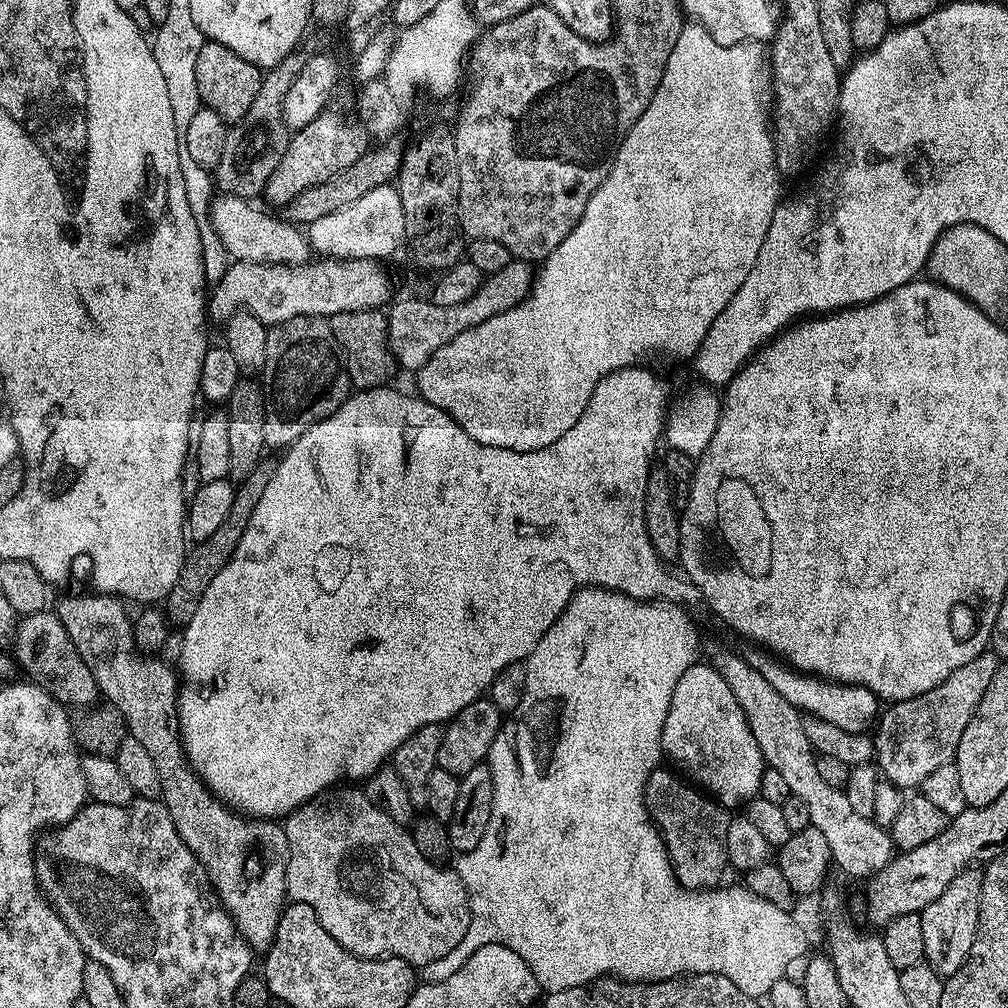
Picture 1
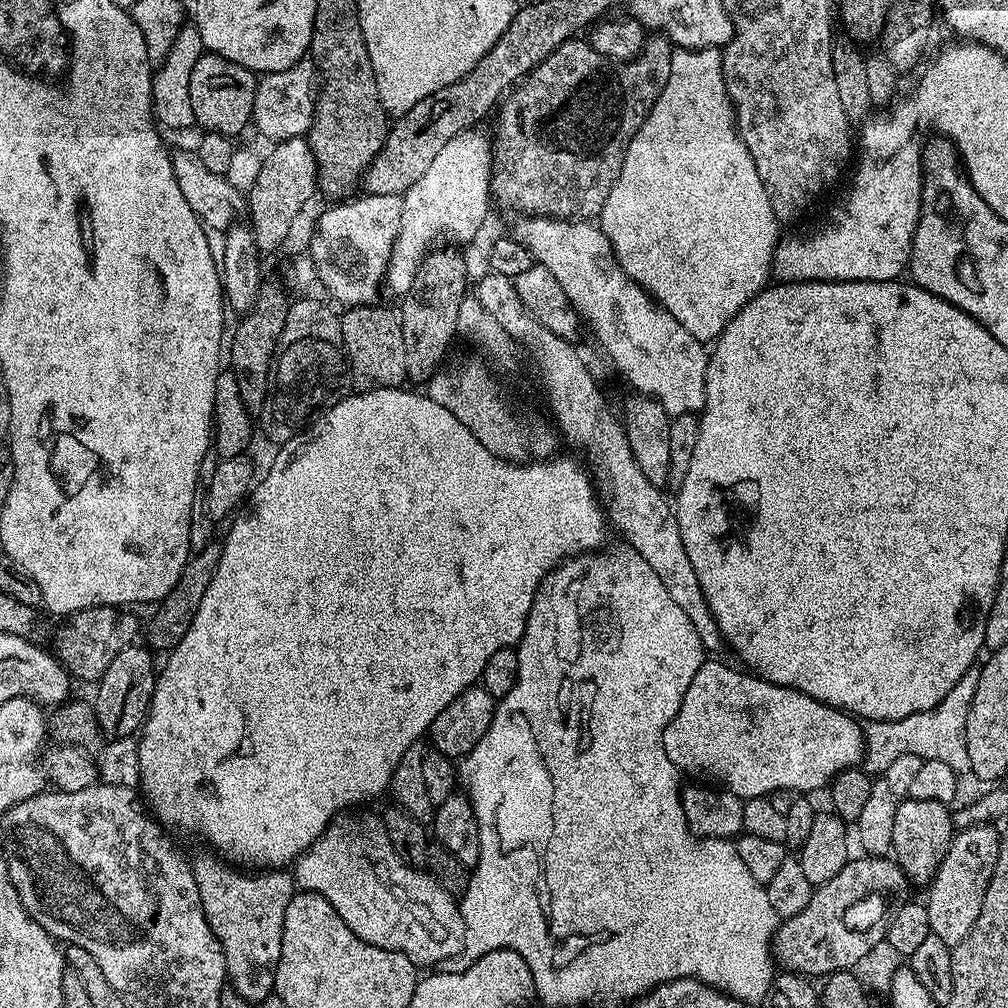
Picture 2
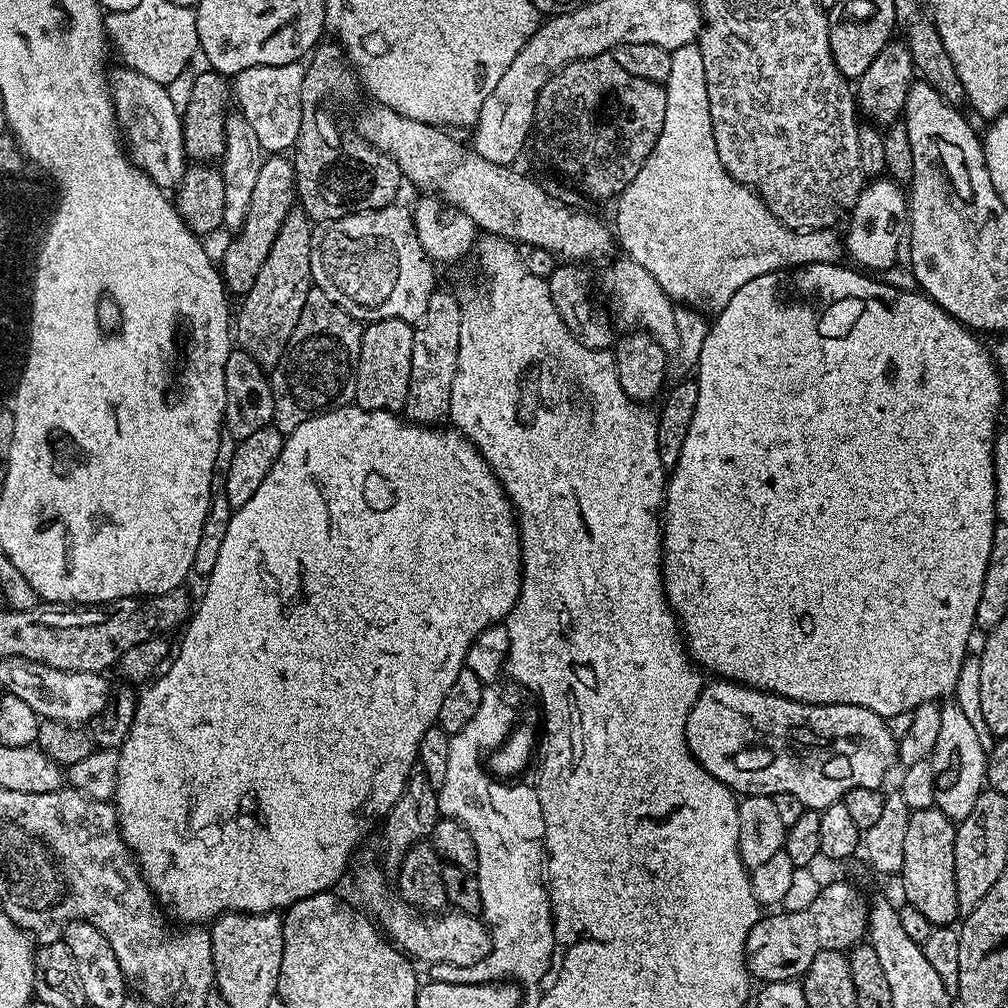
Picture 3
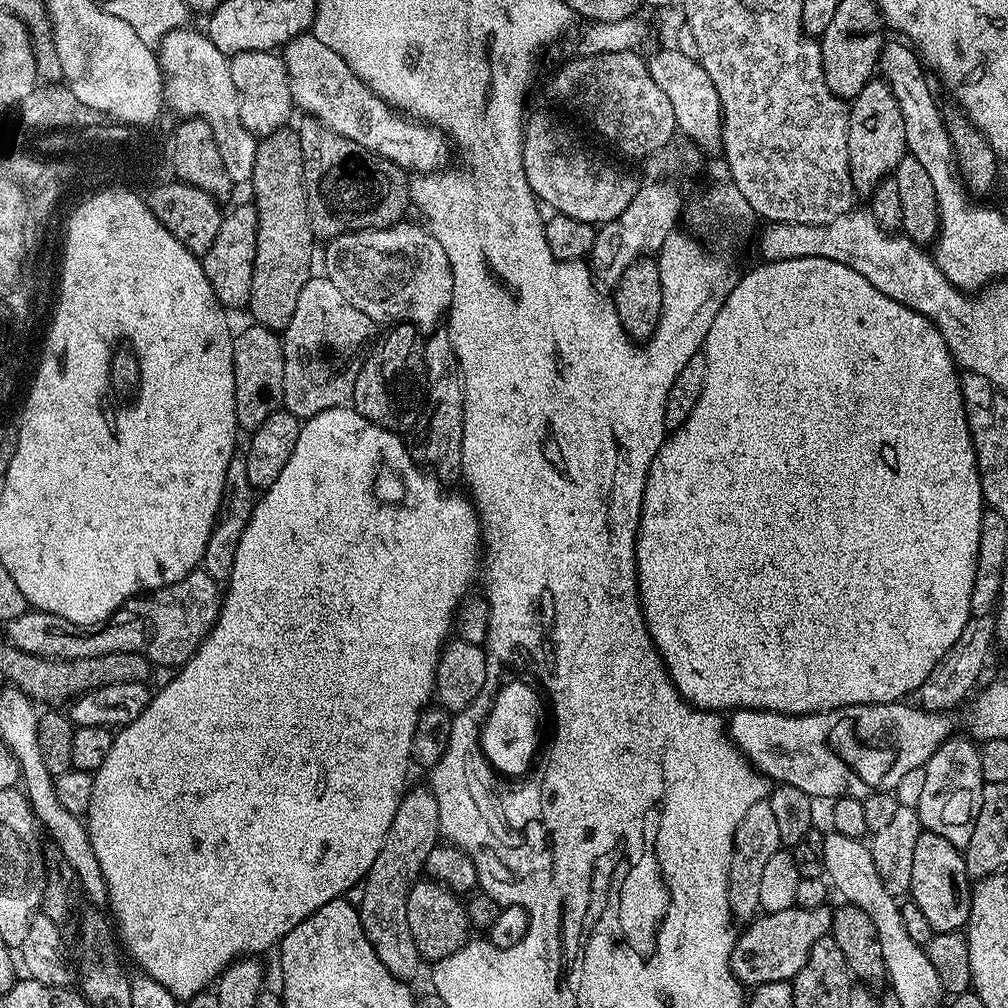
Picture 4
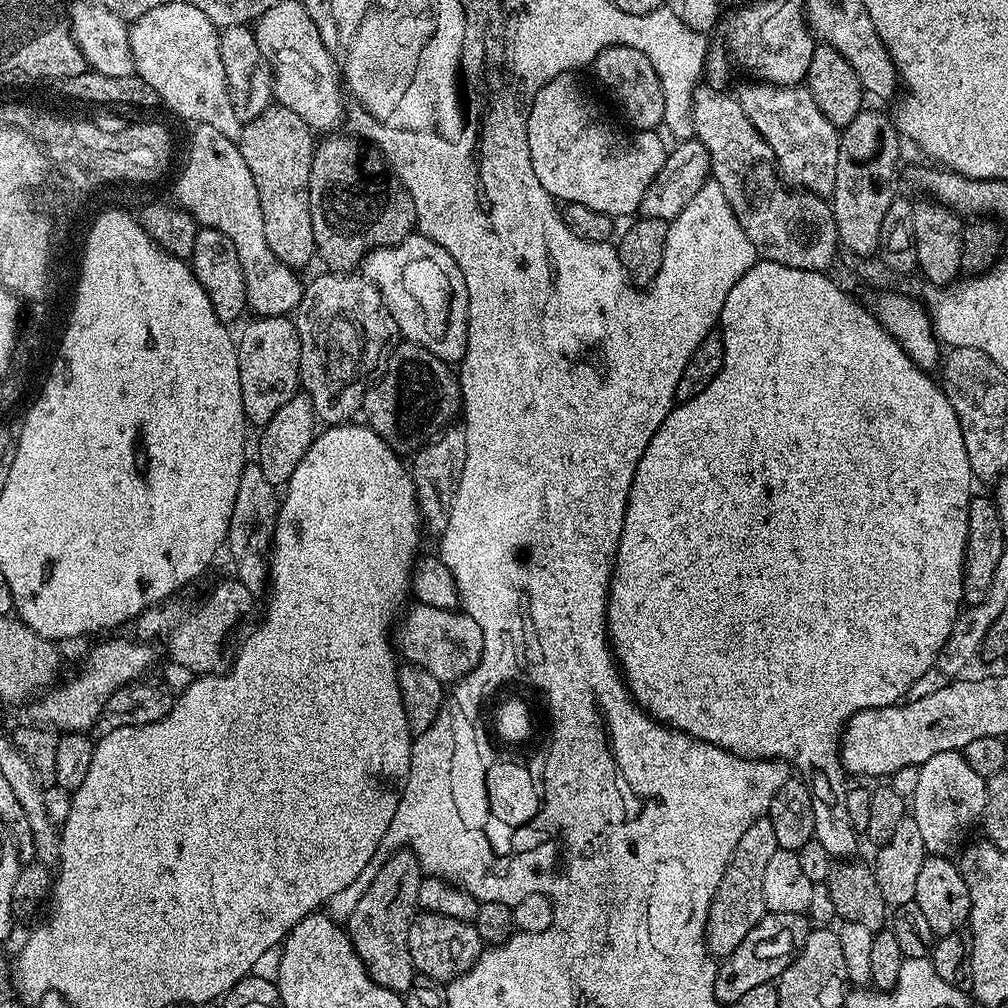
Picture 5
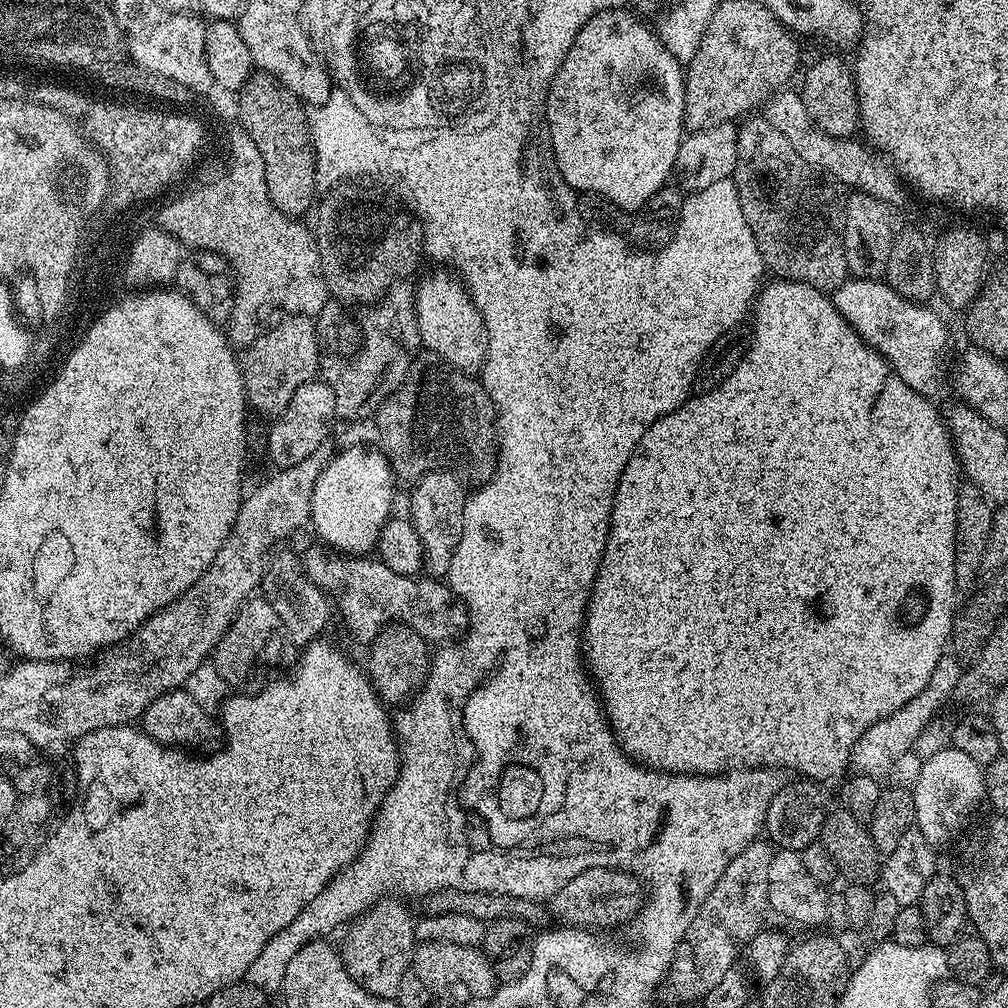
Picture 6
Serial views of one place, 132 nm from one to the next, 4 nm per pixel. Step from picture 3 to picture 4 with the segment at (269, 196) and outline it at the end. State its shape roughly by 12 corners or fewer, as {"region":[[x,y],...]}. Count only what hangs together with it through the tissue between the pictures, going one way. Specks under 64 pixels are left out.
{"region":[[255,203],[224,212],[204,273],[225,309],[247,309]]}

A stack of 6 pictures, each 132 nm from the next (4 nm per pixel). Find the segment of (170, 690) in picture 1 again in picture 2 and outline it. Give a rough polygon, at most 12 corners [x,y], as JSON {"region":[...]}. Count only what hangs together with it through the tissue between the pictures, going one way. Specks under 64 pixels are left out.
{"region":[[191,857],[227,983],[249,1005],[273,995],[284,870]]}

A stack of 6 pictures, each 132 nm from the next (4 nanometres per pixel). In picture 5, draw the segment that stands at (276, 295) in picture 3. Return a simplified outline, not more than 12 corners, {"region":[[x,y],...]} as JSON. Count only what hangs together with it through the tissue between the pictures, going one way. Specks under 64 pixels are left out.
{"region":[[275,102],[238,143],[270,250],[301,270],[314,129]]}

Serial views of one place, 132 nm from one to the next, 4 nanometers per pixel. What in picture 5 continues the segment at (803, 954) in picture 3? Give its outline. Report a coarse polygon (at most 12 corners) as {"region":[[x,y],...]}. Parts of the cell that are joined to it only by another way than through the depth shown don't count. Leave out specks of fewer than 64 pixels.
{"region":[[768,912],[716,969],[735,1006],[780,979],[810,931],[807,915]]}

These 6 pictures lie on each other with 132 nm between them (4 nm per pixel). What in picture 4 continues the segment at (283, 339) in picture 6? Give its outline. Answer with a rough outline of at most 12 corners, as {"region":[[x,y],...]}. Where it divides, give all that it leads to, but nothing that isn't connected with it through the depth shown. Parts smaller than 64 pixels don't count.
{"region":[[255,322],[232,342],[236,422],[281,411],[284,346]]}

